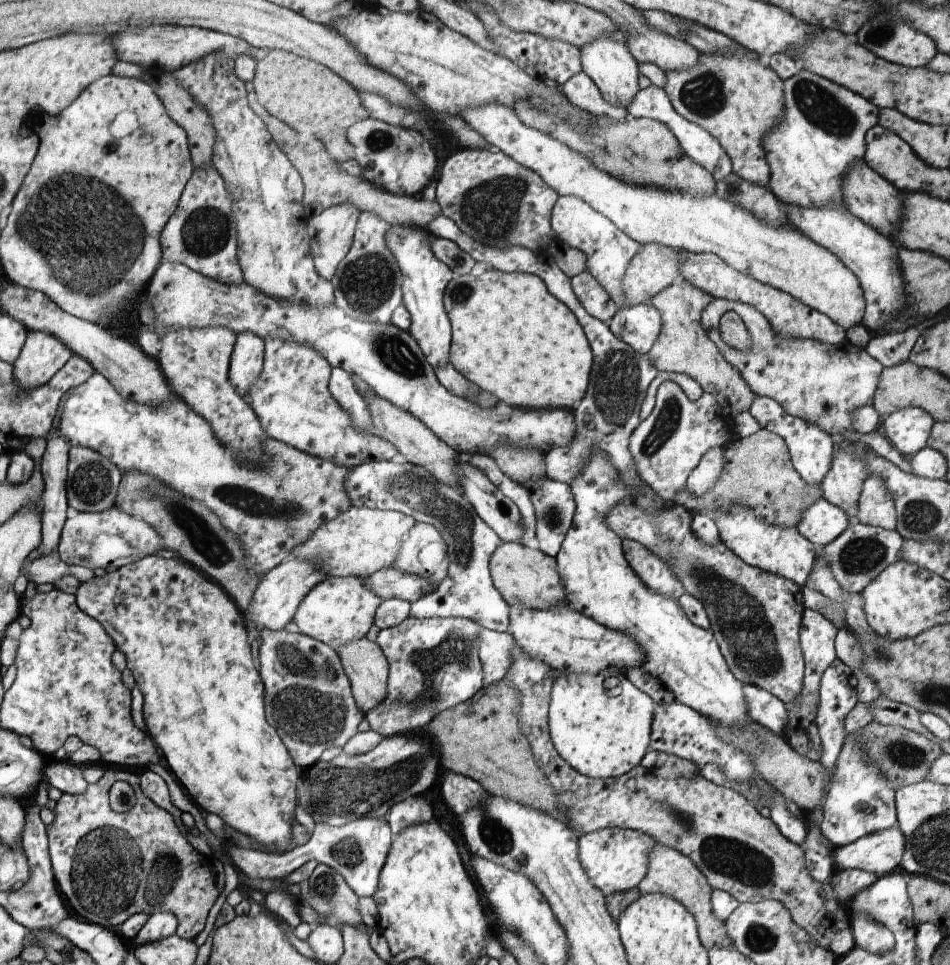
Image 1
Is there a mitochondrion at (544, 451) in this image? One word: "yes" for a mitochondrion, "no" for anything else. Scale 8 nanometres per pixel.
no

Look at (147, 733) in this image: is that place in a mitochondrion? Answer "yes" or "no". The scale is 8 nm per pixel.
no

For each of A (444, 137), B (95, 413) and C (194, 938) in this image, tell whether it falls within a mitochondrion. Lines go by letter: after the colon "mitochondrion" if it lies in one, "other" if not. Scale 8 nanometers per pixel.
A: other
B: other
C: other

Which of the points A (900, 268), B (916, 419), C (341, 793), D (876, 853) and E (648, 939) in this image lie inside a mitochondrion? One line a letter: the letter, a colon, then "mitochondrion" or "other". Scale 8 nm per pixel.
A: other
B: other
C: mitochondrion
D: other
E: other

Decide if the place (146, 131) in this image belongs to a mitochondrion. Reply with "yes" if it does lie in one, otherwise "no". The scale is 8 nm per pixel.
no

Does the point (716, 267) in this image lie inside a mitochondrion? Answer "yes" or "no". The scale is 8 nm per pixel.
no

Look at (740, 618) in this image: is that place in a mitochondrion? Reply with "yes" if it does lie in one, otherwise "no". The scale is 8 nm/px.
yes

